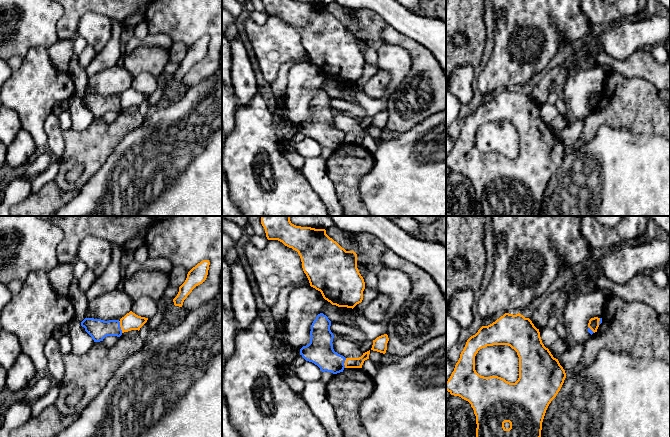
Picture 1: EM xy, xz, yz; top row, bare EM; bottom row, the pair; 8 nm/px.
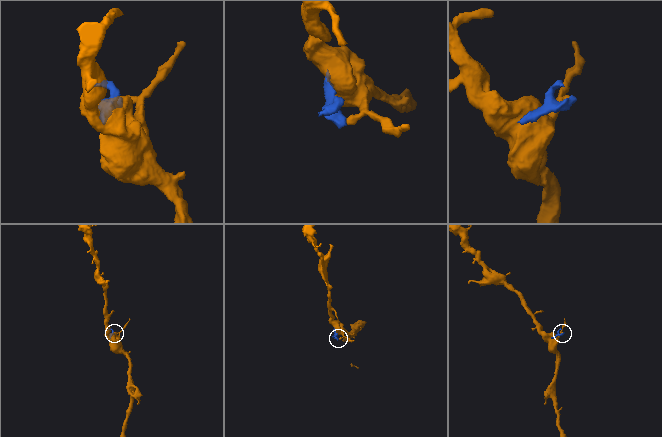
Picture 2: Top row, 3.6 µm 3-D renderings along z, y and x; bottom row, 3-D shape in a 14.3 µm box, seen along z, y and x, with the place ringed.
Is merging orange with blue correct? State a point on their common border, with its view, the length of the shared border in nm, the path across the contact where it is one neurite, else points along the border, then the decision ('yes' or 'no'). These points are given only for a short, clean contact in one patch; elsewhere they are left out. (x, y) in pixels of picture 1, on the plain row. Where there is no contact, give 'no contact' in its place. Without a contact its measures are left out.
meets orange in xy at (121, 103); contact 100 nm long; no

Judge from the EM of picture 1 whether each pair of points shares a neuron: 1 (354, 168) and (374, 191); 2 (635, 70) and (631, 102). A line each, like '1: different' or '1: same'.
1: different
2: different

